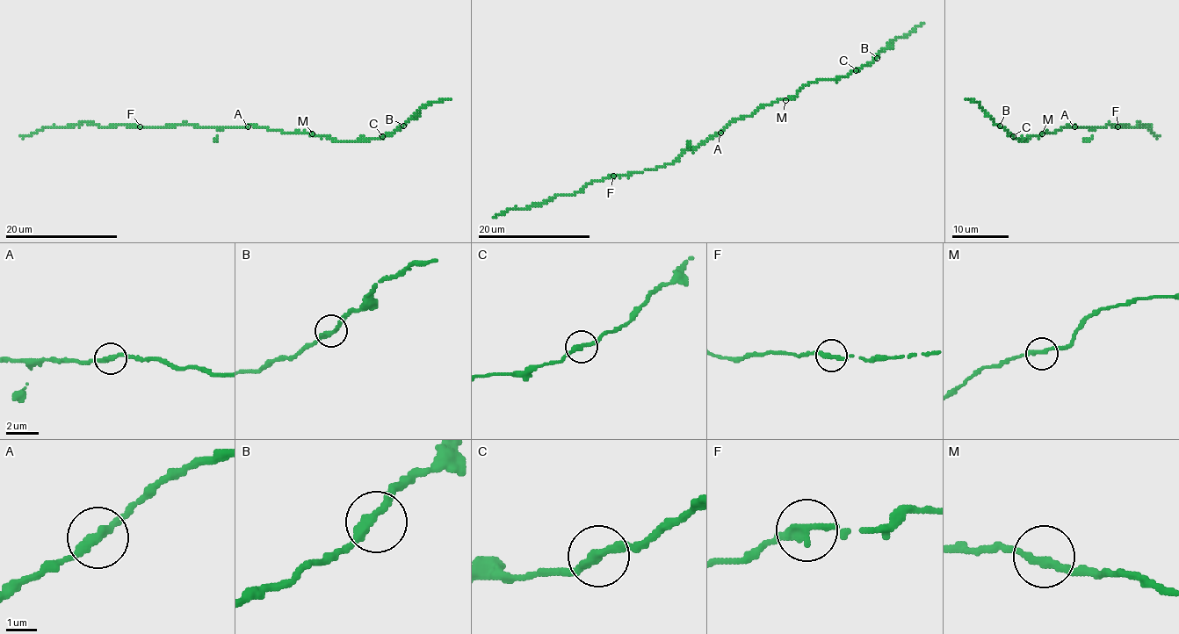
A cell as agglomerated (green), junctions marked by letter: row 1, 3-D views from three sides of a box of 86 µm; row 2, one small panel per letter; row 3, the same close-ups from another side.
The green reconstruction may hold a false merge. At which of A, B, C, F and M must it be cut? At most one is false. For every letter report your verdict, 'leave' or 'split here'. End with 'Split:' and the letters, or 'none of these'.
A: leave
B: leave
C: leave
F: leave
M: leave
Split: none of these

